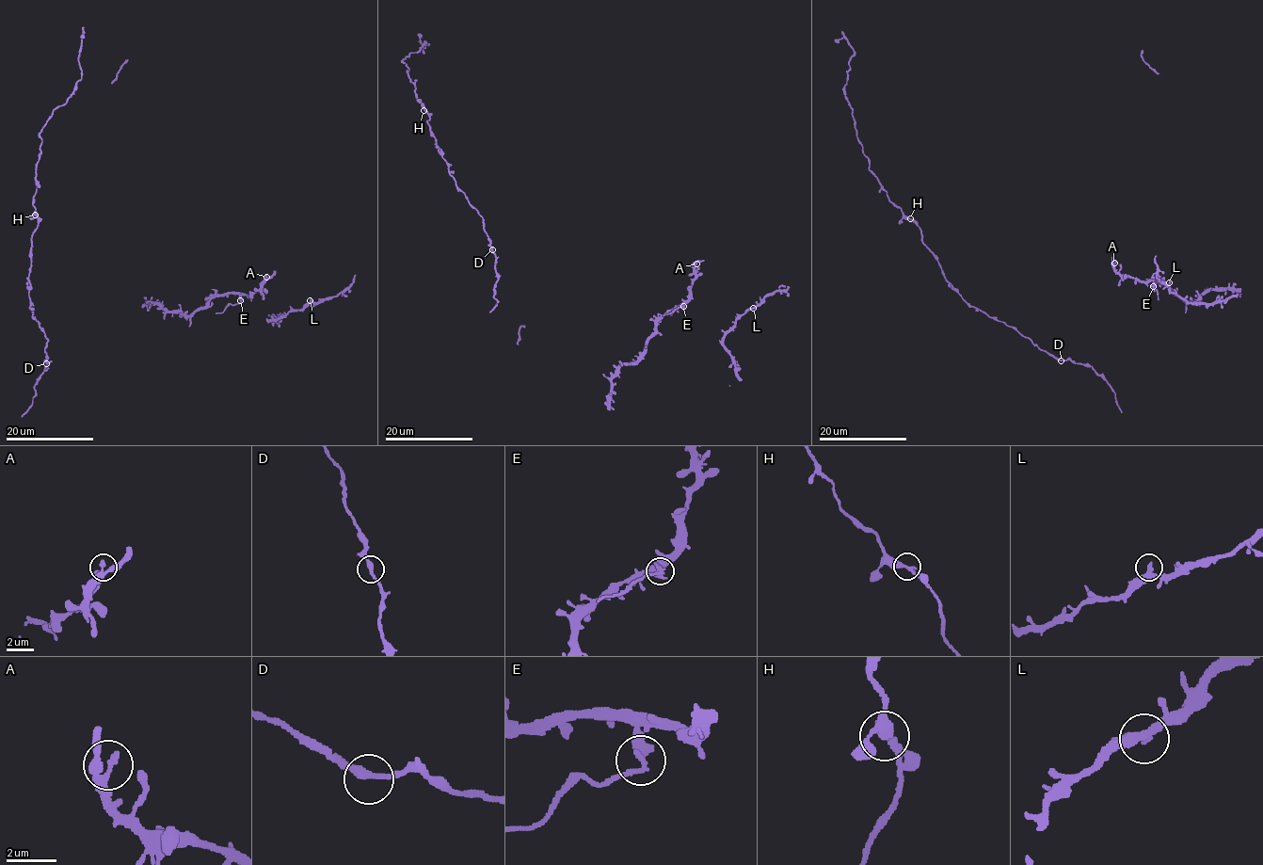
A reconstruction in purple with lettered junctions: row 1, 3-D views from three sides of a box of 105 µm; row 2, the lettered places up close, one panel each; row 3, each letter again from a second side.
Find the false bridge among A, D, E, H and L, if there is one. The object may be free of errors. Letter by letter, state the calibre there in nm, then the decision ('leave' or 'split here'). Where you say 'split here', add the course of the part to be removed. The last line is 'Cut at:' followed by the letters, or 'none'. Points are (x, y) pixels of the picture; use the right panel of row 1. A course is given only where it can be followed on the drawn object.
A: 280 nm thick; leave
D: 280 nm thick; leave
E: 300 nm thick; split here; foreign part runs (1153, 286), (1159, 300)
H: 320 nm thick; leave
L: 320 nm thick; leave
Cut at: E

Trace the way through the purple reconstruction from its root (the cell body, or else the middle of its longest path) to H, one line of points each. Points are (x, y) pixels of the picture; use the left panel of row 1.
H: (47, 362), (44, 352), (48, 339), (32, 316), (28, 294), (32, 234), (39, 219), (35, 215)

